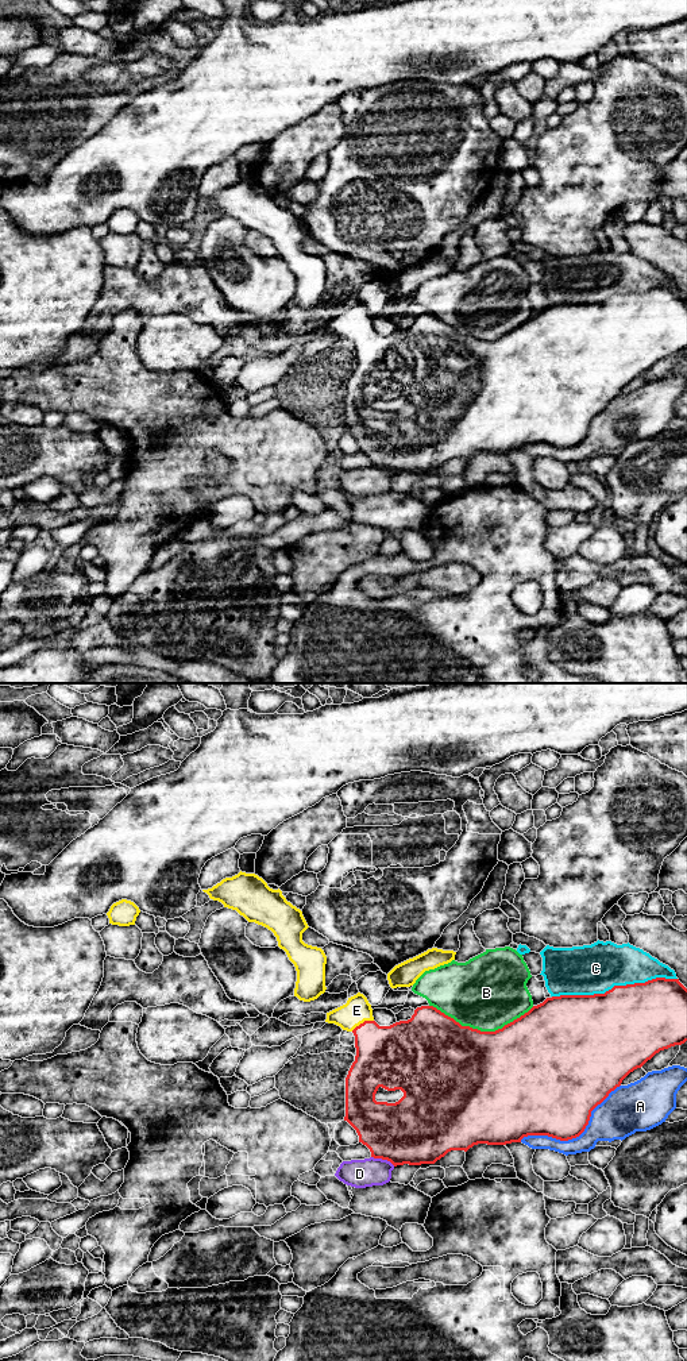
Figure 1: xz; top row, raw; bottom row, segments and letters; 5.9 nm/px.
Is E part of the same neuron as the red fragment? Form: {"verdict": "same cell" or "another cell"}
{"verdict": "same cell"}

